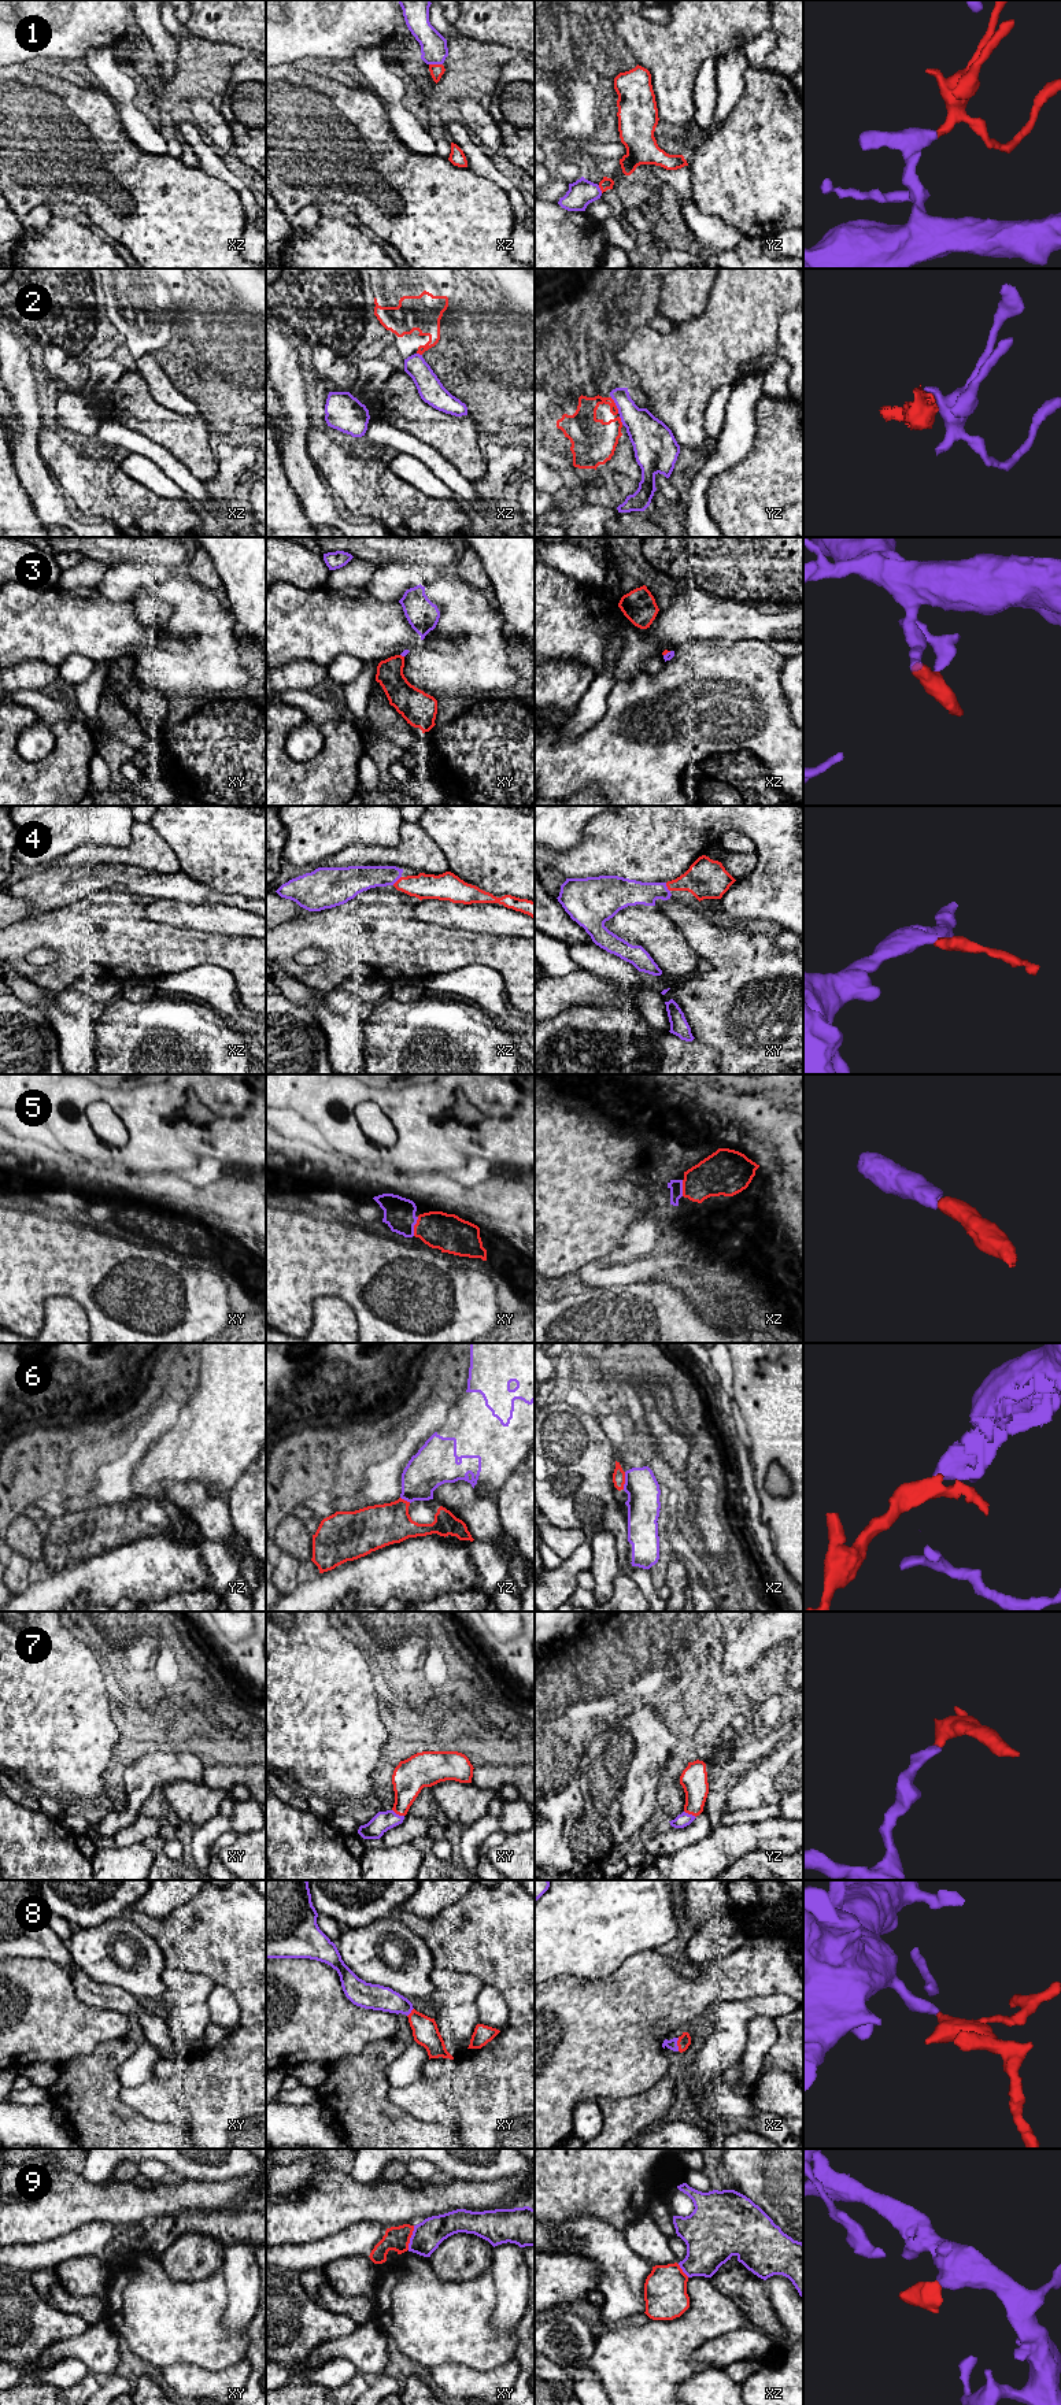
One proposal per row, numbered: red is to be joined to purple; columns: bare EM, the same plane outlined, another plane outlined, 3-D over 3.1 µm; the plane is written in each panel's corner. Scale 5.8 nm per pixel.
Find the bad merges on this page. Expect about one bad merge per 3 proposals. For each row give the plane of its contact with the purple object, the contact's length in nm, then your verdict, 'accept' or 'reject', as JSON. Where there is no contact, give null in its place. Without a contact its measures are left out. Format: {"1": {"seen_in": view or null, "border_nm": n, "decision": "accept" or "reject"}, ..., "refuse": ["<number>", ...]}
{"1": {"seen_in": "xz", "border_nm": 80, "decision": "accept"}, "2": {"seen_in": "yz", "border_nm": 110, "decision": "reject"}, "3": {"seen_in": "xz", "border_nm": 50, "decision": "reject"}, "4": {"seen_in": "xz", "border_nm": 80, "decision": "accept"}, "5": {"seen_in": "xy", "border_nm": 120, "decision": "accept"}, "6": {"seen_in": "xz", "border_nm": 110, "decision": "reject"}, "7": {"seen_in": "xy", "border_nm": 80, "decision": "accept"}, "8": {"seen_in": "xz", "border_nm": 80, "decision": "accept"}, "9": {"seen_in": "xy", "border_nm": 150, "decision": "reject"}, "refuse": ["2", "3", "6", "9"]}

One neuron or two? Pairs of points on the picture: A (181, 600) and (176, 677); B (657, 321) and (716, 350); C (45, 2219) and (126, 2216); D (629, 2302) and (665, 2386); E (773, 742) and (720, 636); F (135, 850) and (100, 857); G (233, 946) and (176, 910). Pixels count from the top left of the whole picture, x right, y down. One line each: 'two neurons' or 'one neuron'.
A: one neuron
B: two neurons
C: one neuron
D: two neurons
E: two neurons
F: one neuron
G: two neurons

